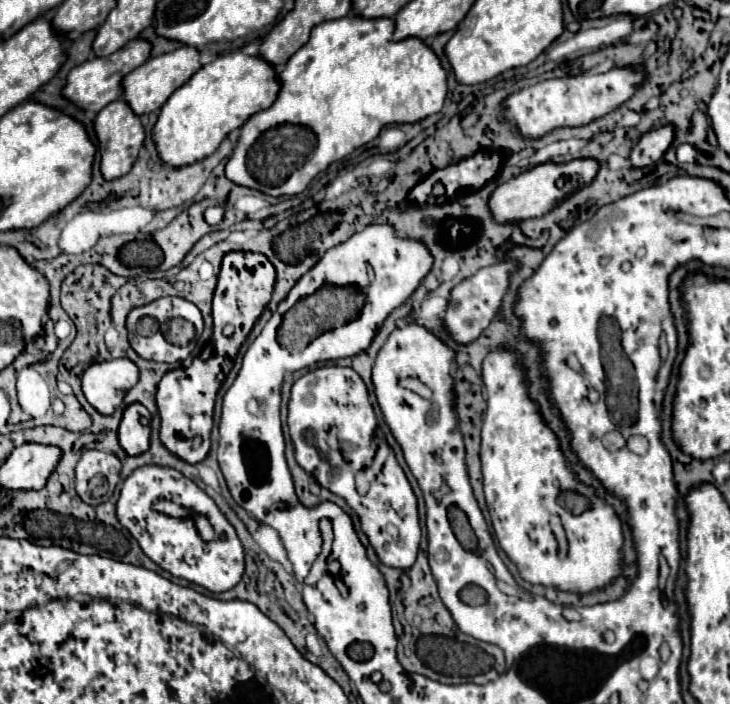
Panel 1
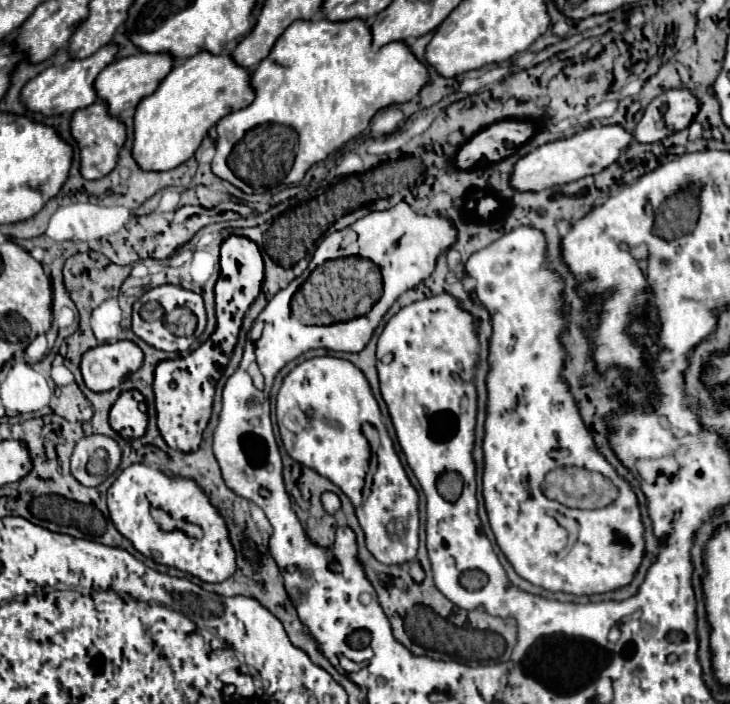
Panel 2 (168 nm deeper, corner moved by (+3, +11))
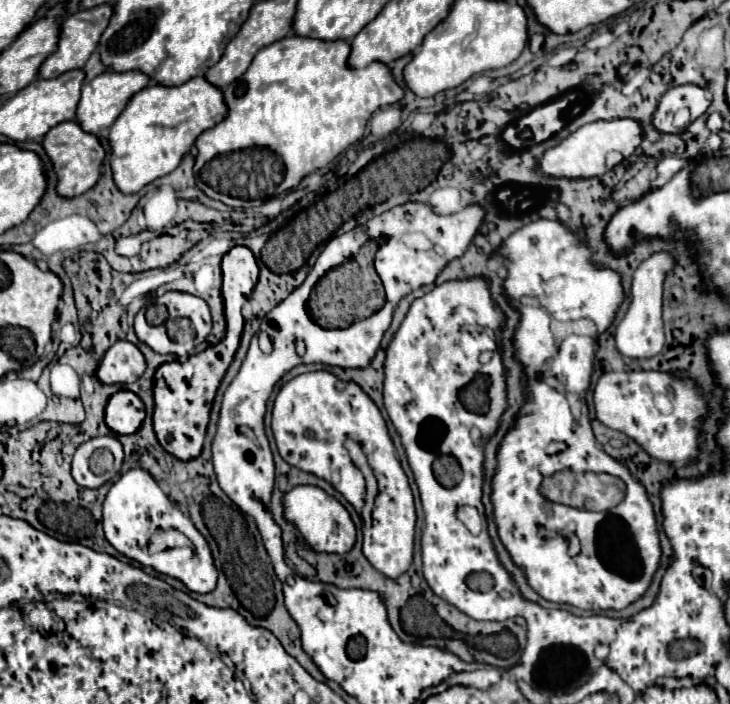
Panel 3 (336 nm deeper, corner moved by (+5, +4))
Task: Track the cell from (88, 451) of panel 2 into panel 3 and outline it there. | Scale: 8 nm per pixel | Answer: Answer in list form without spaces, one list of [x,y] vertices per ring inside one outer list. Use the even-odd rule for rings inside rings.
[[[98,436],[78,446],[72,460],[72,476],[84,488],[100,488],[118,474],[122,460],[120,440],[116,436]]]

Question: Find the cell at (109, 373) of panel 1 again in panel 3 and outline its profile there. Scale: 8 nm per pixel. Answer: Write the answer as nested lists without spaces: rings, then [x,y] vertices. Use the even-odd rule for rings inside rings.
[[[118,340],[104,354],[98,366],[98,378],[104,384],[130,384],[136,382],[146,370],[144,354],[128,340]]]

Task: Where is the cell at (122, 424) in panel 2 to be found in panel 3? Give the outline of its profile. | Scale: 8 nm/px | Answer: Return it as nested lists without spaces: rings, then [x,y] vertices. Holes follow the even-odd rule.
[[[118,390],[106,406],[106,424],[116,434],[134,434],[144,420],[144,402],[130,390]]]

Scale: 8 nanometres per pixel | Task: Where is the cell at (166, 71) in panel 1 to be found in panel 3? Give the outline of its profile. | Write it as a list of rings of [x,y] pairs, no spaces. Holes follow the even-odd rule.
[[[106,70],[104,74],[96,76],[94,80],[84,82],[84,88],[80,90],[80,104],[76,108],[76,122],[80,124],[80,128],[84,128],[84,132],[92,132],[94,136],[98,136],[102,130],[110,128],[112,122],[116,120],[116,116],[120,116],[120,112],[124,110],[126,102],[140,92],[140,88],[146,88],[150,84],[150,78],[142,72],[110,72]]]

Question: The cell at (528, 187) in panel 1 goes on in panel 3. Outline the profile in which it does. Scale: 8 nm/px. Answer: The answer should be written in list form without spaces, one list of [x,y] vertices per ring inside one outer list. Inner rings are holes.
[[[616,118],[616,120],[596,120],[584,124],[574,134],[564,138],[558,146],[548,148],[540,160],[540,170],[548,176],[558,178],[594,178],[602,176],[606,168],[606,154],[620,152],[628,158],[642,142],[642,126],[638,120],[632,118]]]

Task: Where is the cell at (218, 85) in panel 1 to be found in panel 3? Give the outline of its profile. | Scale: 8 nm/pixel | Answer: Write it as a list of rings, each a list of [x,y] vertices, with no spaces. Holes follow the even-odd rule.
[[[196,76],[180,86],[166,88],[162,84],[148,84],[136,92],[124,112],[114,120],[108,144],[110,144],[110,168],[116,188],[124,194],[142,190],[156,178],[170,174],[196,142],[196,138],[224,120],[228,108],[222,92],[212,86],[204,76]]]

